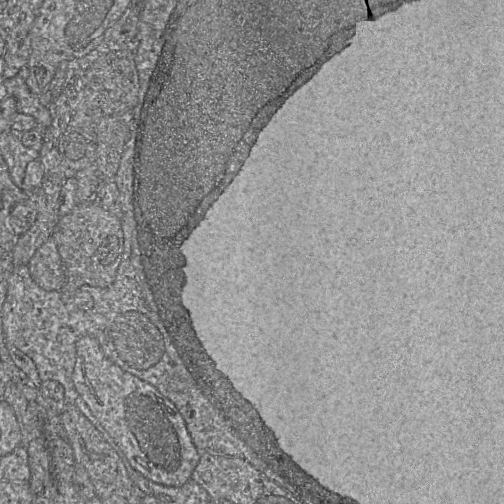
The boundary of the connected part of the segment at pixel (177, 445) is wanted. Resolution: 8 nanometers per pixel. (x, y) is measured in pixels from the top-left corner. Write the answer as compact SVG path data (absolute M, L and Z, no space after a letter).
M85 336L76 343L73 384L94 418L121 448L131 466L149 480L170 487L180 487L191 479L199 462L198 452L185 422L174 404L155 387L122 370L102 352L96 339Z

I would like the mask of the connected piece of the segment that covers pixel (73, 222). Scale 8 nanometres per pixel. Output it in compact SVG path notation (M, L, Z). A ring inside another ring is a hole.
M88 202L88 203L76 203L74 208L66 215L60 216L51 234L51 238L55 241L62 265L65 273L65 289L67 291L75 291L84 285L93 287L105 288L110 286L116 277L117 268L120 264L122 253L123 253L123 231L121 228L120 219L104 209L99 202Z

